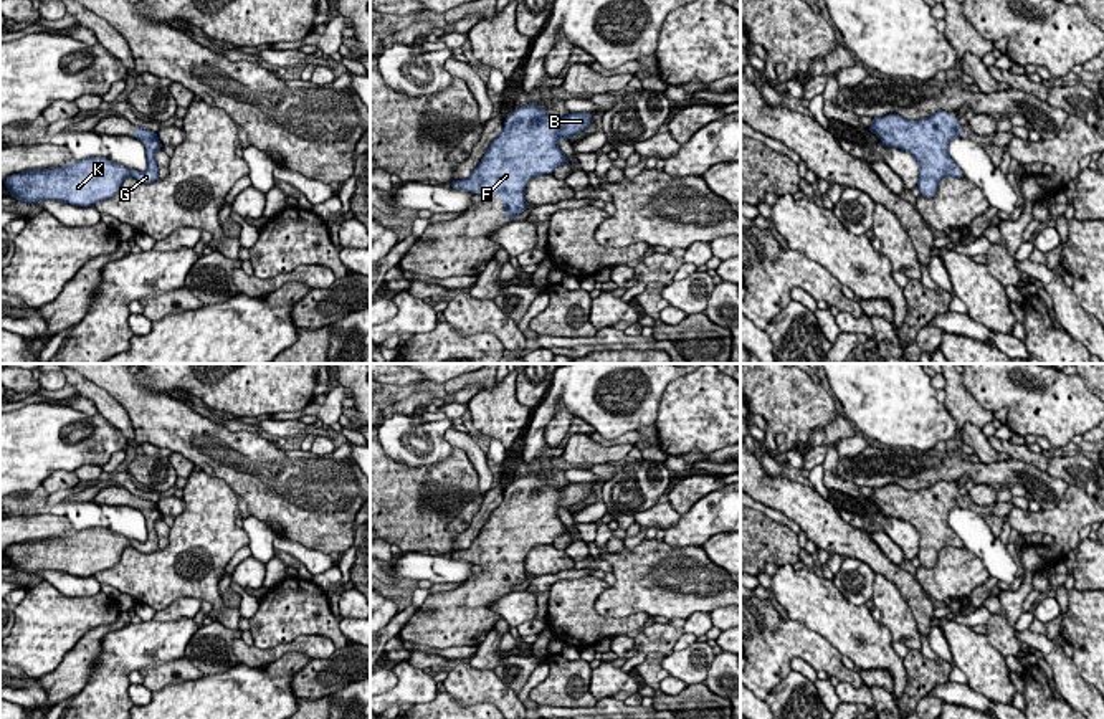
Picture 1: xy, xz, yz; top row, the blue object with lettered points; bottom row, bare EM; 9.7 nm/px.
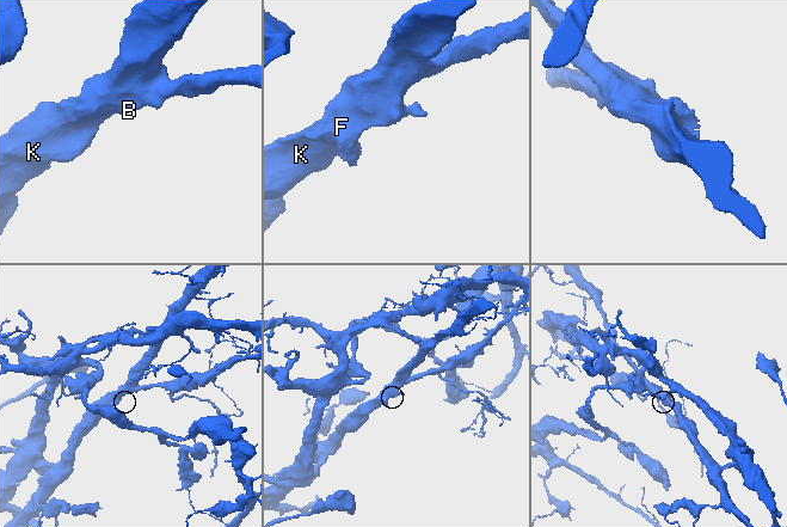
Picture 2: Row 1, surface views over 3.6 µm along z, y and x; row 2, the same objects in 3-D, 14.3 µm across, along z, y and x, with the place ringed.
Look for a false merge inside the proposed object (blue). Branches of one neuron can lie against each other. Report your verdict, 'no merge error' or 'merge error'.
no merge error

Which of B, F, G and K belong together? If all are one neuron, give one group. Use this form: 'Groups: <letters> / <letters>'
Groups: B F G K

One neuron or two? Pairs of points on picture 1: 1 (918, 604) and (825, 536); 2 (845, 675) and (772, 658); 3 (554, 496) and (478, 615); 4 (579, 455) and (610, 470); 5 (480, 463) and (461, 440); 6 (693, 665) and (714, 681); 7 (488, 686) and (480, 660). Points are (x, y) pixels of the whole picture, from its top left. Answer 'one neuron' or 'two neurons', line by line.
1: one neuron
2: one neuron
3: one neuron
4: two neurons
5: one neuron
6: two neurons
7: two neurons

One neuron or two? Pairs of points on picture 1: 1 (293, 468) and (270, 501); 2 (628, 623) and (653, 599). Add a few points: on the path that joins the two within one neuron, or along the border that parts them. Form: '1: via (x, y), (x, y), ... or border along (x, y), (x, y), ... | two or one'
1: via (293, 476), (278, 493) | one
2: border along (599, 614), (612, 617), (648, 615) | two

